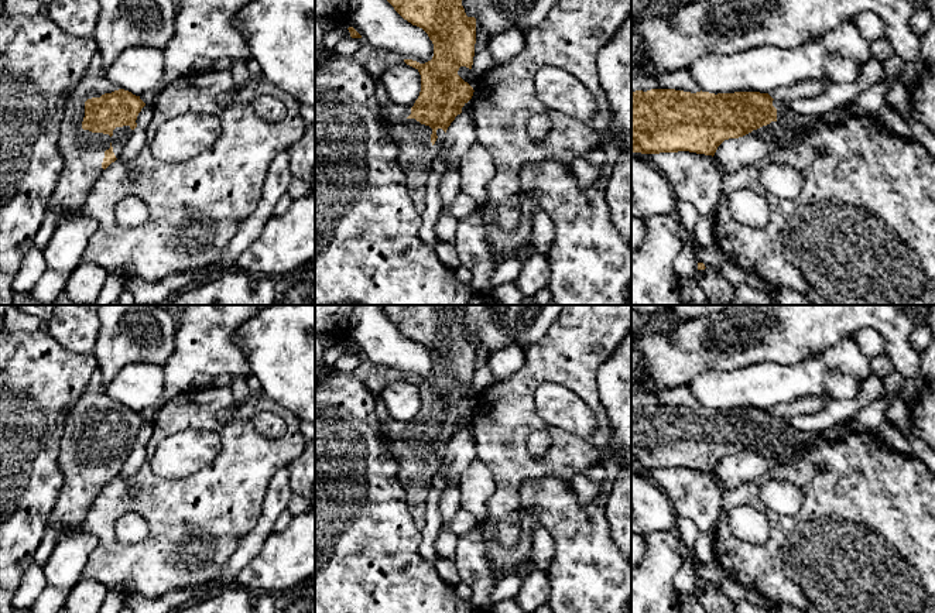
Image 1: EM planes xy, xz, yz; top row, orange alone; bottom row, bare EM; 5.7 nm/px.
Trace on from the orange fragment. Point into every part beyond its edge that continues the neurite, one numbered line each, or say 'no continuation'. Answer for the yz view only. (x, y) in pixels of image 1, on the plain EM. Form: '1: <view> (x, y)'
1: yz (790, 444)

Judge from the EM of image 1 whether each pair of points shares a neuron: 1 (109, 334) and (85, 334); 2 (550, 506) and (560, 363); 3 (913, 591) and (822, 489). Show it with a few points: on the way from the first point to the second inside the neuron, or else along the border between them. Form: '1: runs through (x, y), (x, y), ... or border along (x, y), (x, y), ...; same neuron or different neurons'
1: border along (98, 319), (98, 335), (91, 350); different neurons
2: border along (520, 486), (528, 479), (557, 476), (571, 487); different neurons
3: runs through (887, 565), (869, 545), (869, 538), (848, 514); same neuron

